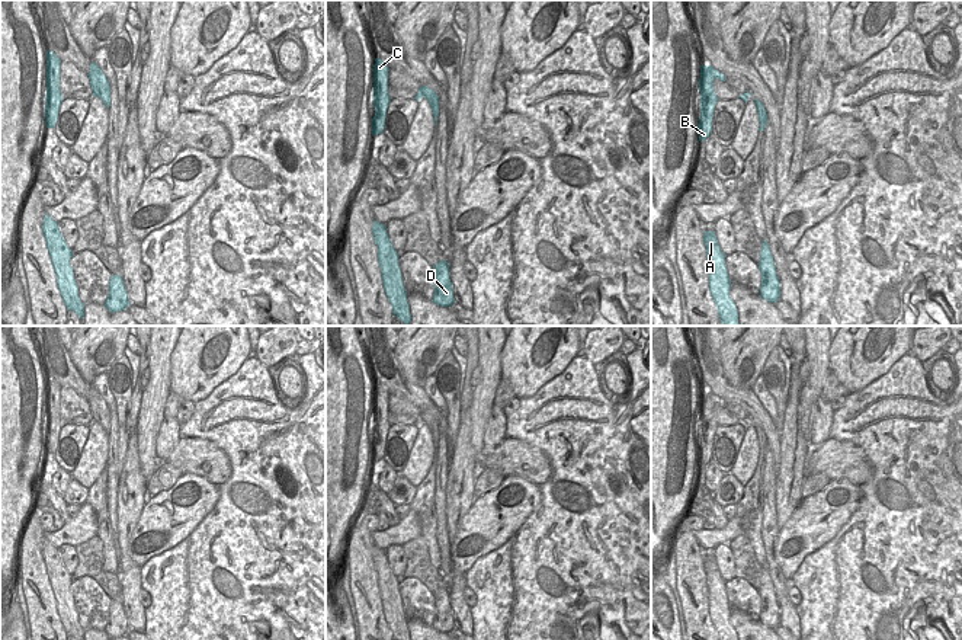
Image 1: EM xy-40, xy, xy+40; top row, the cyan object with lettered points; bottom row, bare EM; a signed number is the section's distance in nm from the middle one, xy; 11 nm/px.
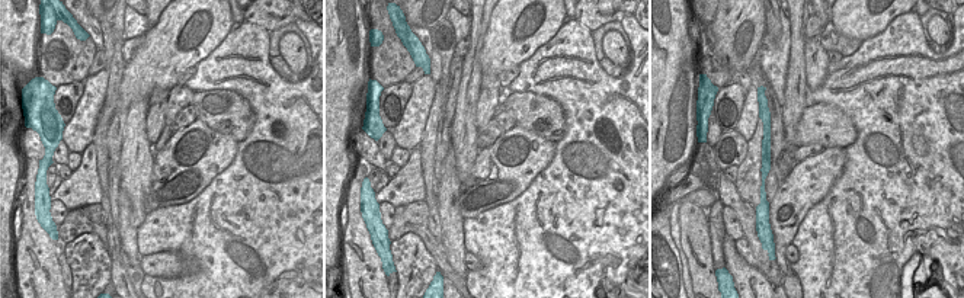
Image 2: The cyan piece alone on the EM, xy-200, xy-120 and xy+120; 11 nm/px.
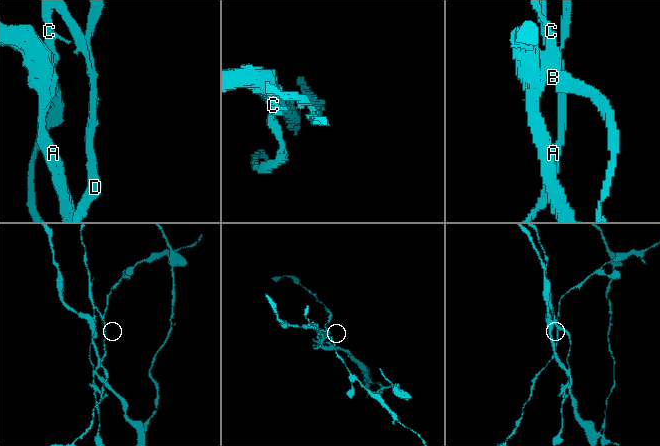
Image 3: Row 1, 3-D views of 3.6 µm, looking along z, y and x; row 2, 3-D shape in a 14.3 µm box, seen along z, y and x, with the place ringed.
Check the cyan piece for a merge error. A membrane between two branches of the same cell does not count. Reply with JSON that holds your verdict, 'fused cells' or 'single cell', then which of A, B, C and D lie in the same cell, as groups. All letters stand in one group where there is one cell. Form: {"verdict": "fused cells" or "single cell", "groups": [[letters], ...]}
{"verdict": "fused cells", "groups": [["A", "B", "C"], ["D"]]}

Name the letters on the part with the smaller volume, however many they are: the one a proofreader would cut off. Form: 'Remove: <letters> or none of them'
Remove: D

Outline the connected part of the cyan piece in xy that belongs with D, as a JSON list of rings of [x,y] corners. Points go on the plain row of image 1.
[[[440,586],[433,592],[433,595],[434,595],[434,620],[432,627],[440,633],[450,633],[455,628],[455,624],[449,602],[449,589],[446,586]]]

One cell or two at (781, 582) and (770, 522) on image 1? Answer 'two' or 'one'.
one

